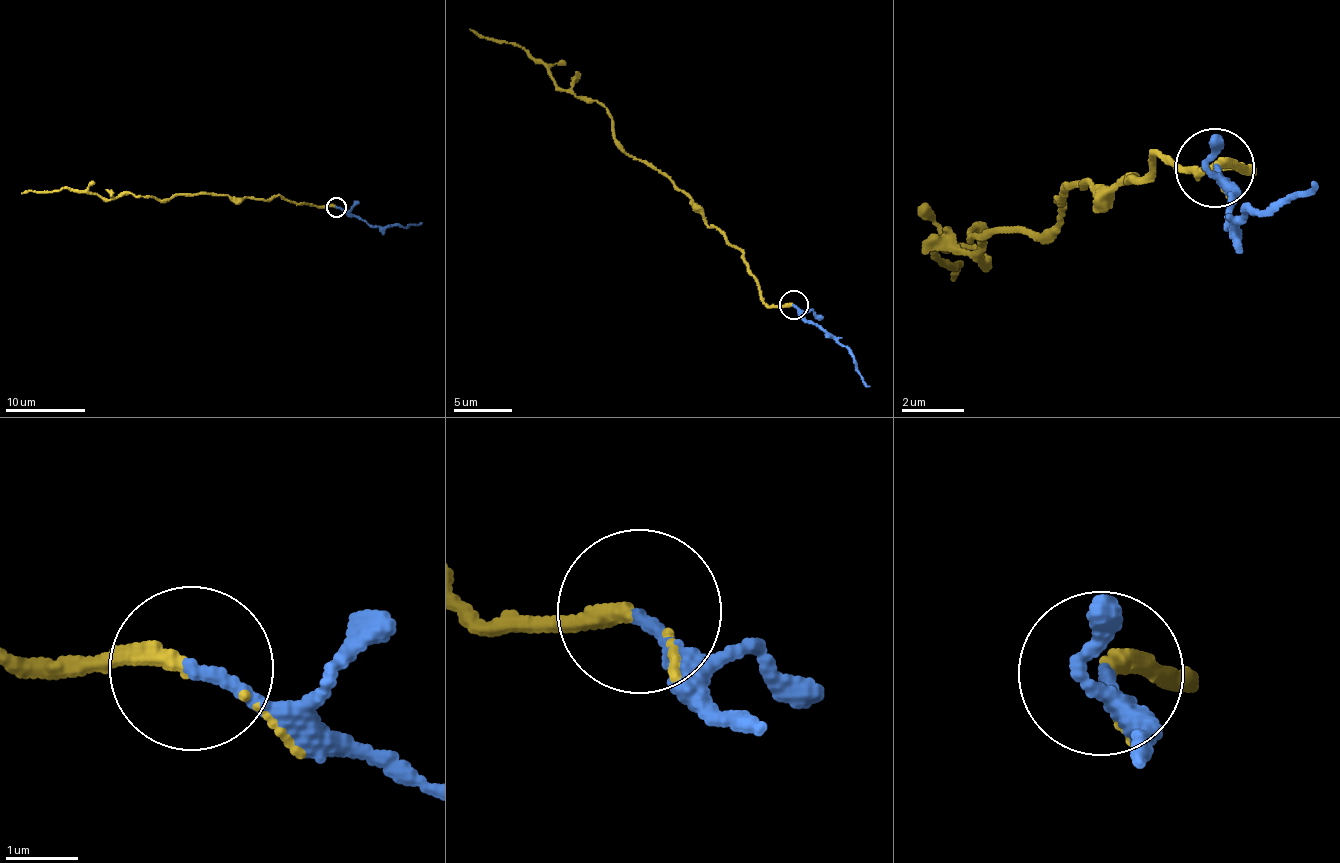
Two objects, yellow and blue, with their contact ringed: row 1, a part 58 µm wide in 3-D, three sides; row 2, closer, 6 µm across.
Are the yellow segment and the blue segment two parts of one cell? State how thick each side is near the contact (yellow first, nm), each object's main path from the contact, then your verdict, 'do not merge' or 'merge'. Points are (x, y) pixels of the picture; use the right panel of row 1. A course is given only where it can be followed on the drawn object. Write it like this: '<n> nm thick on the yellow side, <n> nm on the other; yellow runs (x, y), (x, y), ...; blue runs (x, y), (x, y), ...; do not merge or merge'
160 nm thick on the yellow side, 150 nm on the other; yellow runs (1214, 166), (1246, 167), (1066, 192), (1050, 231), (973, 235), (985, 264), (940, 244), (955, 278); blue runs (1214, 166), (1234, 196), (1227, 226), (1261, 214), (1313, 183); merge

